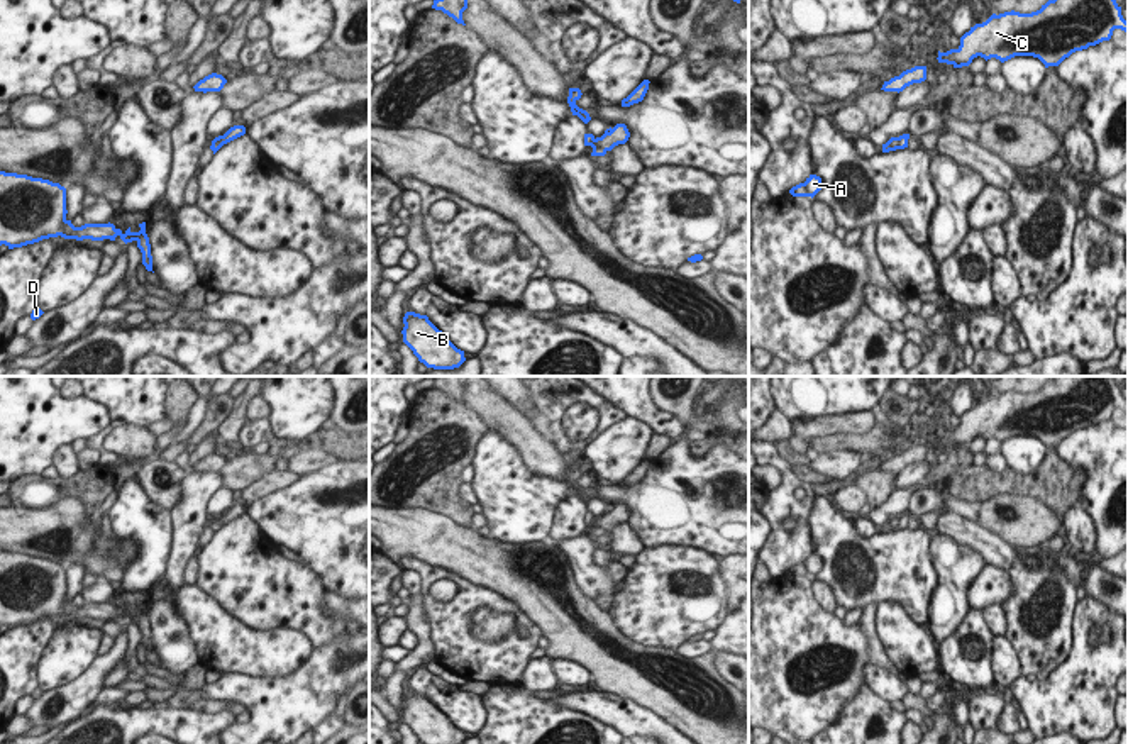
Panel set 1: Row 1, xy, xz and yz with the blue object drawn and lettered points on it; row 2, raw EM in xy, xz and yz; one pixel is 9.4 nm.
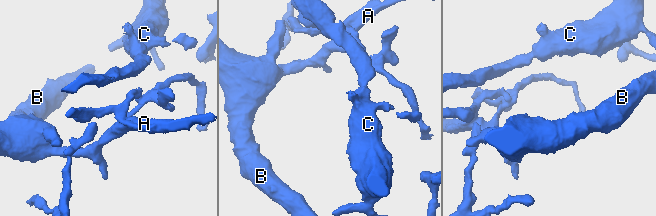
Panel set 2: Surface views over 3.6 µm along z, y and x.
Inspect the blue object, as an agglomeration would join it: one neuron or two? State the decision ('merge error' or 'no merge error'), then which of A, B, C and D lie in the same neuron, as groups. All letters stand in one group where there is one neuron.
merge error; groups A B / C D

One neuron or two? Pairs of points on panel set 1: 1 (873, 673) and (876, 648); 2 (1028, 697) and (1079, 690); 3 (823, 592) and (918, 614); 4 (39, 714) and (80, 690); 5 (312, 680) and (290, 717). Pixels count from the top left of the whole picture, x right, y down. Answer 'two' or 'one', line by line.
1: two
2: one
3: two
4: one
5: one

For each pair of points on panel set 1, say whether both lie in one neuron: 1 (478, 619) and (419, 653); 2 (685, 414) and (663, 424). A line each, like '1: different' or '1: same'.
1: different
2: different

